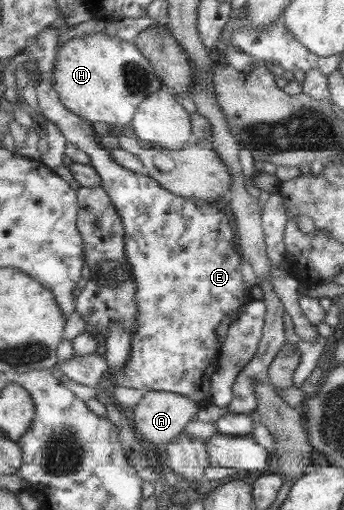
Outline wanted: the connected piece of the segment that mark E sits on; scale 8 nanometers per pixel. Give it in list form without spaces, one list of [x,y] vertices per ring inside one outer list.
[[[46,27],[31,41],[28,48],[32,52],[31,56],[36,60],[41,79],[37,87],[39,106],[47,120],[58,124],[58,128],[62,130],[68,142],[73,142],[92,158],[91,166],[102,178],[101,187],[106,190],[113,206],[121,214],[125,227],[126,252],[136,282],[138,329],[132,337],[132,351],[128,363],[124,368],[114,372],[116,385],[138,388],[138,390],[176,392],[196,402],[200,410],[208,408],[212,403],[212,391],[210,391],[212,375],[220,366],[220,354],[222,354],[223,342],[218,338],[218,326],[226,318],[230,320],[230,325],[234,324],[245,307],[258,296],[255,289],[248,289],[244,284],[243,258],[237,243],[237,233],[232,228],[232,218],[222,208],[216,208],[210,203],[198,208],[194,199],[183,198],[163,188],[154,178],[146,174],[134,173],[117,164],[111,150],[102,148],[102,137],[94,128],[92,121],[72,113],[60,100],[54,83],[56,54],[60,48],[58,44],[60,44],[60,30]]]

